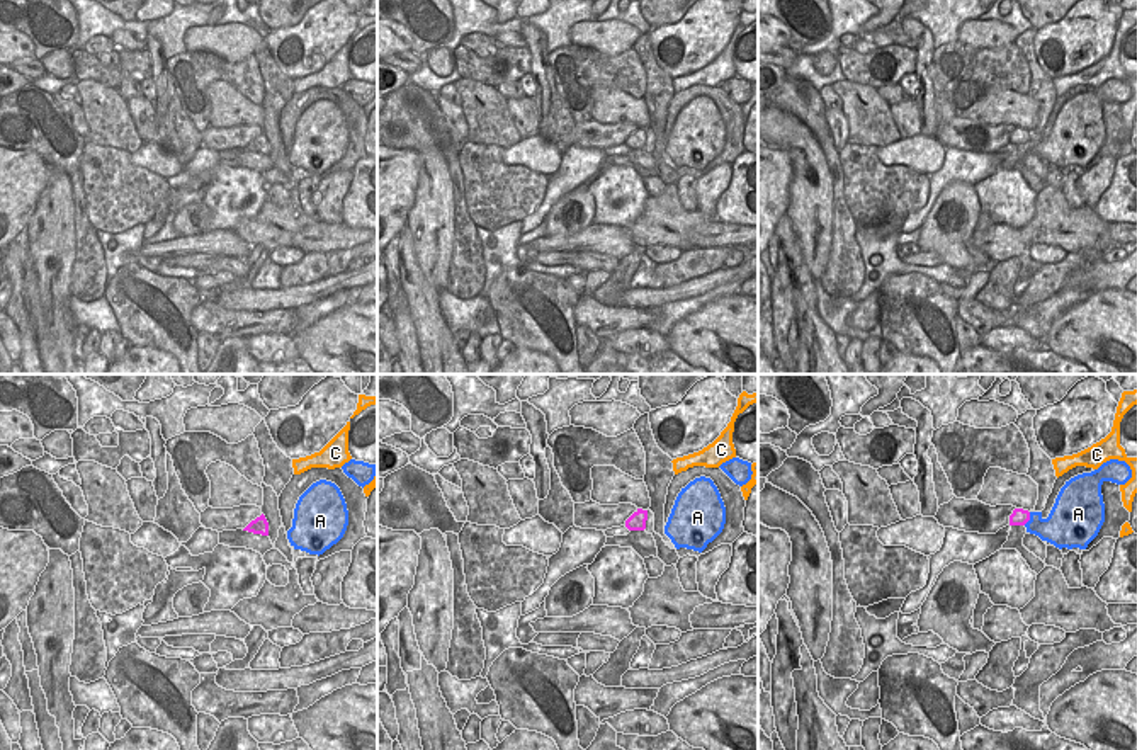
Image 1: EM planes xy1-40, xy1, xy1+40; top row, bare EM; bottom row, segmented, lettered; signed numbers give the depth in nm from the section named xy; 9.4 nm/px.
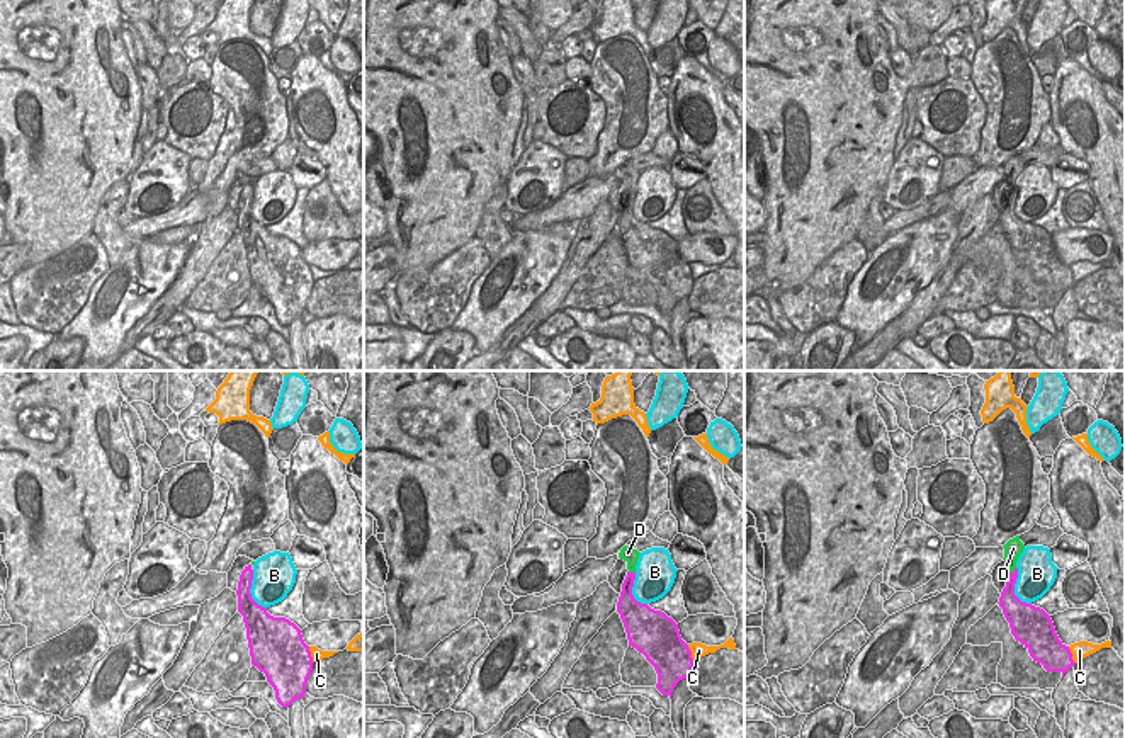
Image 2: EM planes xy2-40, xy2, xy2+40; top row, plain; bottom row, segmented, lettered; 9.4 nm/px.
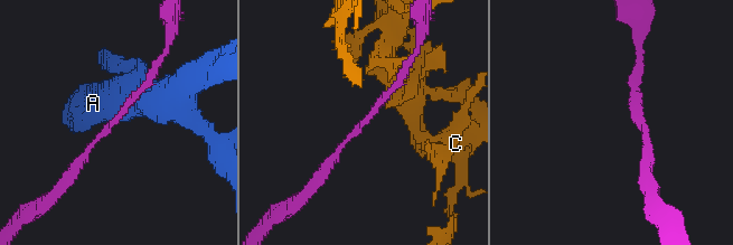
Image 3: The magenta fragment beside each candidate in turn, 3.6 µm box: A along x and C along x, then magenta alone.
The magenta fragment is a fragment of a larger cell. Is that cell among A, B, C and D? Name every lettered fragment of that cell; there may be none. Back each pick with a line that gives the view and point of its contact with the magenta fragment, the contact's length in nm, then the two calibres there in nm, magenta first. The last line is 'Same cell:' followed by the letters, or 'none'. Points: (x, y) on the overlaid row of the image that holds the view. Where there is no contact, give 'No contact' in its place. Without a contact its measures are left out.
D: Touches magenta at xy2+40 (1015, 570). Shared border 90 nm. Thickness 130 nm (magenta) against 180 nm
Same cell: D.

